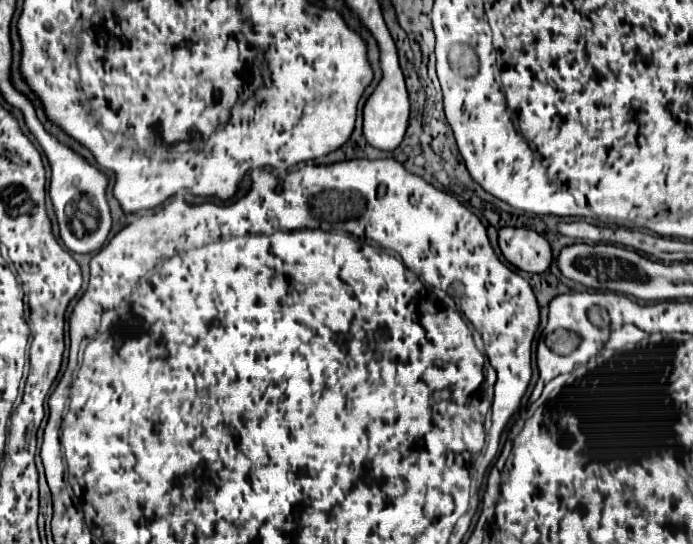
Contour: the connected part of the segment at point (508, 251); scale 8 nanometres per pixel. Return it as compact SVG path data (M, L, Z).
M502 228L498 244L508 262L524 272L548 272L552 264L552 248L544 236L528 228Z

